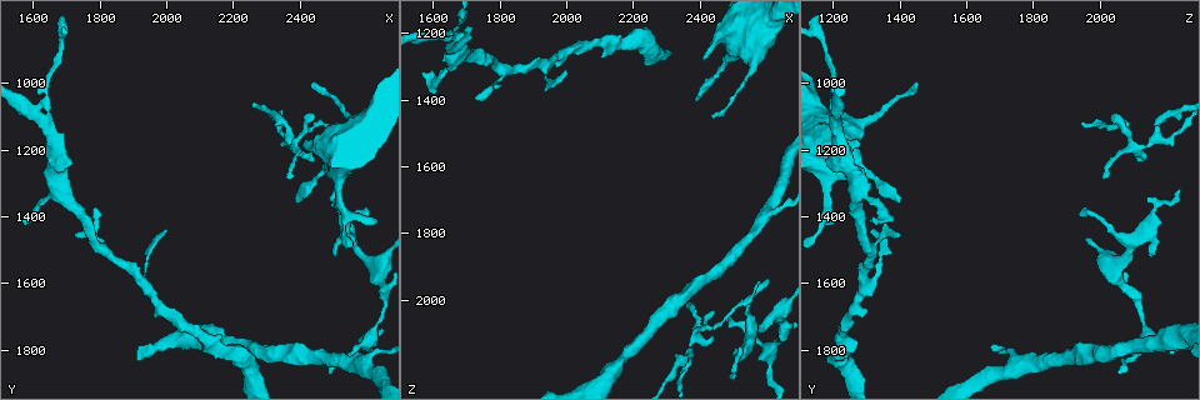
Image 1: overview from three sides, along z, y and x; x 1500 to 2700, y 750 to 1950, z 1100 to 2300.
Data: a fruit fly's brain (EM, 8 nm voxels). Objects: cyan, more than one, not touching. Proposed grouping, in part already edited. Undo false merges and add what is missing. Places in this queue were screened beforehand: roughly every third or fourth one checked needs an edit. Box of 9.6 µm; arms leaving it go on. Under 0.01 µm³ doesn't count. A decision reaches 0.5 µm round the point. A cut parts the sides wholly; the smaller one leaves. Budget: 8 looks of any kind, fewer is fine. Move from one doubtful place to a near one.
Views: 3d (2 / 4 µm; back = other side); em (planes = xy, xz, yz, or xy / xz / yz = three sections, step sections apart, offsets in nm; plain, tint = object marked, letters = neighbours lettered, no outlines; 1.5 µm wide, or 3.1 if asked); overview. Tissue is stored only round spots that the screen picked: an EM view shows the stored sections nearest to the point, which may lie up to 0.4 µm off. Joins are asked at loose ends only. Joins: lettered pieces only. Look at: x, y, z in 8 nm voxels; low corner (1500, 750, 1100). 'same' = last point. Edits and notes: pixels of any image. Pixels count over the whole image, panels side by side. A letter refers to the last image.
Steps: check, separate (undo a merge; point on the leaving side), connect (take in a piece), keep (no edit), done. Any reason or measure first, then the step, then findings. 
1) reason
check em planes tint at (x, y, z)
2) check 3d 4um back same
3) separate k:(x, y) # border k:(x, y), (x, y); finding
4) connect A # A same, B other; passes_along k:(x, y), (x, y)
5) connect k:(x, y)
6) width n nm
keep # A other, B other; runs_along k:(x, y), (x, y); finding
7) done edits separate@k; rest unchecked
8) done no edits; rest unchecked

branch stops here
check em planes letters at (2410, 1190, 1270)

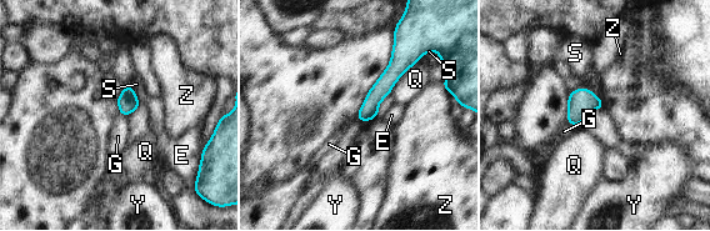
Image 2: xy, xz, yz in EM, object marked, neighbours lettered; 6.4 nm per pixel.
keep # E other, G other, Q other, S other, Y other, Z other; border 2:(566, 122), (576, 126); no lettered piece goes on from it

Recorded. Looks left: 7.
free end
check em planes letters at (2630, 1430, 1180)

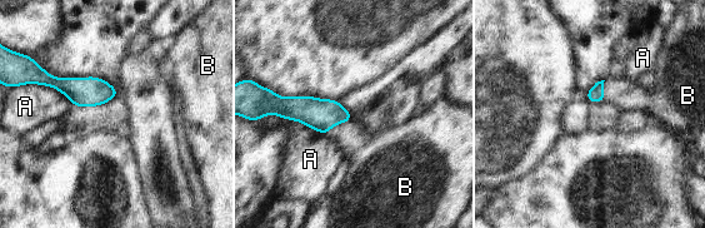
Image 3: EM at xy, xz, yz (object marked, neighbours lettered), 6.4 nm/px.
connect B # A other, B same; passes_along 3:(319, 114), (339, 123), (365, 152); it goes on there

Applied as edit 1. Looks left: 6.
see it whole again
check overview

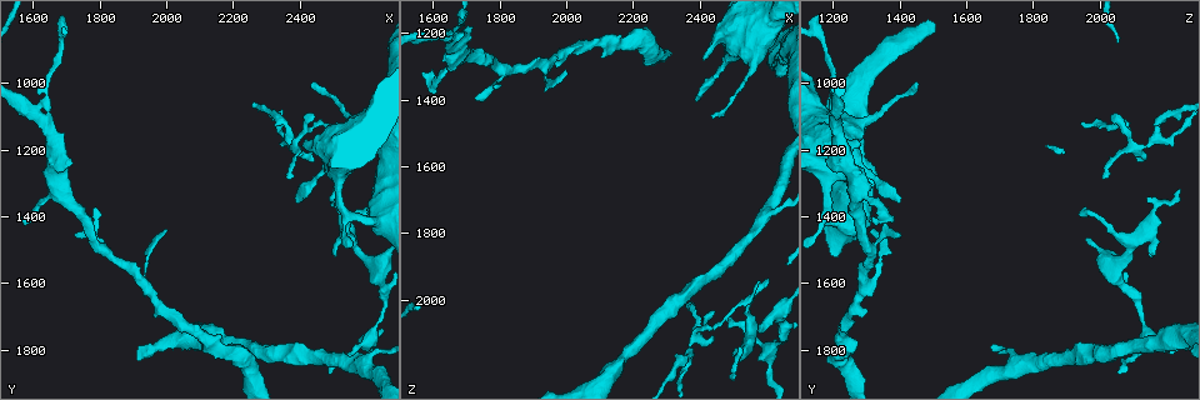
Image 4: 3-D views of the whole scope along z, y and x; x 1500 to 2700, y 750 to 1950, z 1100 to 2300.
an open end
check em xz step 8 letters at (2370, 1280, 2010)

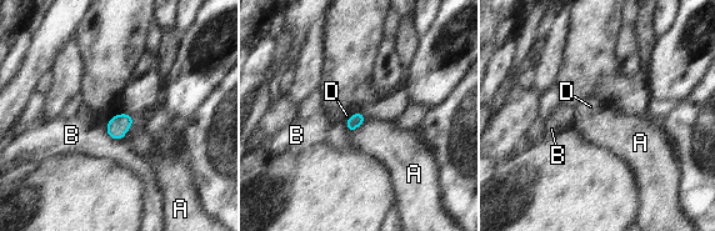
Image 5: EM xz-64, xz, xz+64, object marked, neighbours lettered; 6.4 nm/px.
check em planes letters same

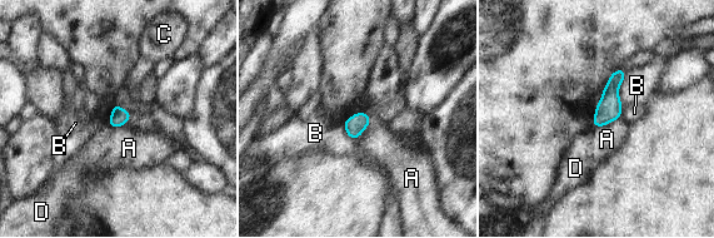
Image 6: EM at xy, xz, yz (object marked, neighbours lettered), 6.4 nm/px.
longest_contact A 180 nm
keep # A other, B other, C other, D other; no lettered piece goes on from it

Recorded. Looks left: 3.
done edits connect@3; rest unchecked

